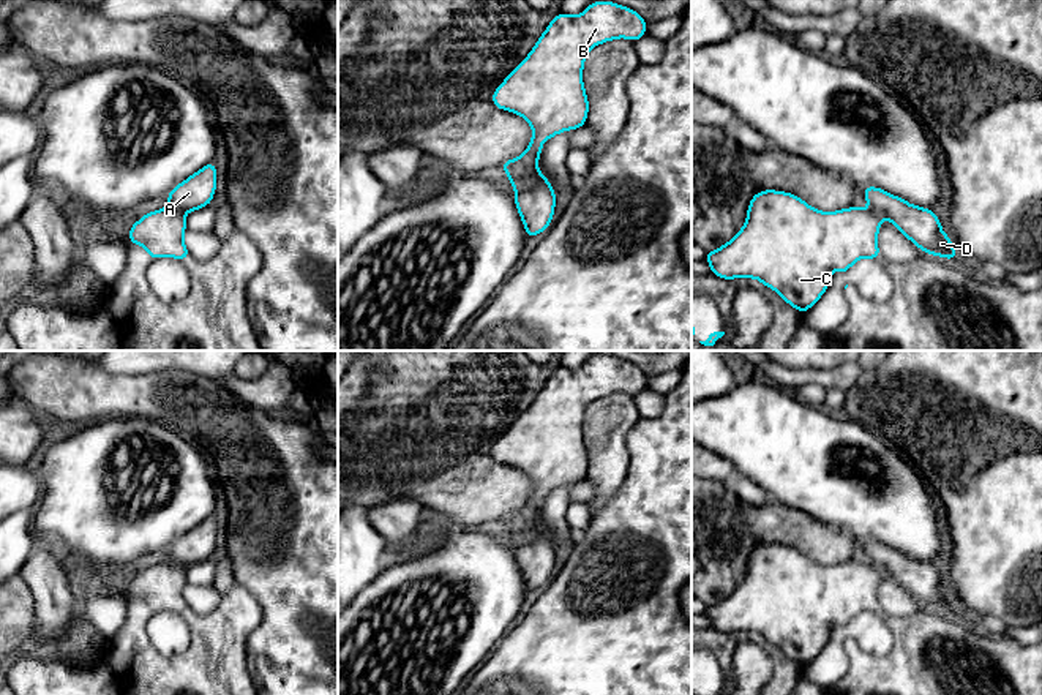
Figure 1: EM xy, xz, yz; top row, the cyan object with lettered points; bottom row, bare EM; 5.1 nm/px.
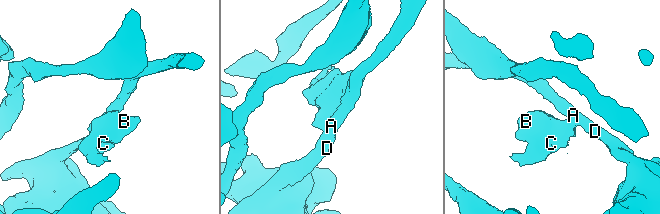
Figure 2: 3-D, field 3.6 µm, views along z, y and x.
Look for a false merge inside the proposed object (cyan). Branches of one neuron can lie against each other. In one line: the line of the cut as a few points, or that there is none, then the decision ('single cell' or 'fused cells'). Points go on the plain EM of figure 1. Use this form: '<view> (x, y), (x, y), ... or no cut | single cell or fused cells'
xz (539, 526), (517, 542) | fused cells

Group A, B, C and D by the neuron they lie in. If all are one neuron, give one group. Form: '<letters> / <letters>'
A D / B C

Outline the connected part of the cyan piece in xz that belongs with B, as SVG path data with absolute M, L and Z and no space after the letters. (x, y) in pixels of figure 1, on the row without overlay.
M603 354L579 370L559 366L529 409L493 445L493 458L521 469L534 483L526 505L499 521L518 542L538 528L542 499L553 490L584 480L589 455L583 438L587 406L606 395L646 389L646 374L632 362Z

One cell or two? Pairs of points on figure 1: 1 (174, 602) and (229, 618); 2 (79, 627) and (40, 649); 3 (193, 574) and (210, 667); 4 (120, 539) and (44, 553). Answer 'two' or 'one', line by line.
1: one
2: one
3: two
4: two

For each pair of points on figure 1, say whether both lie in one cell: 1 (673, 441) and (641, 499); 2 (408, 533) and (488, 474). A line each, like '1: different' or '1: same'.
1: same
2: different

